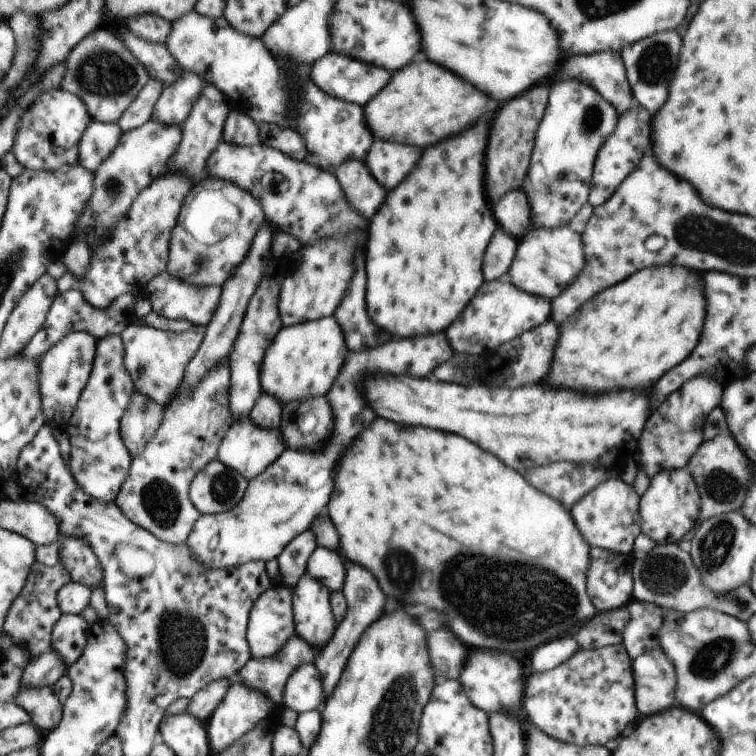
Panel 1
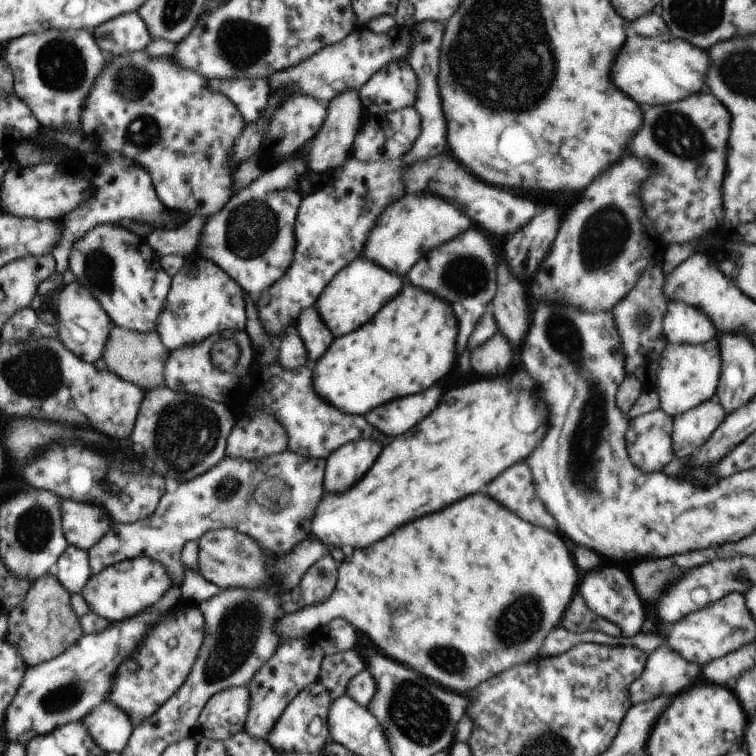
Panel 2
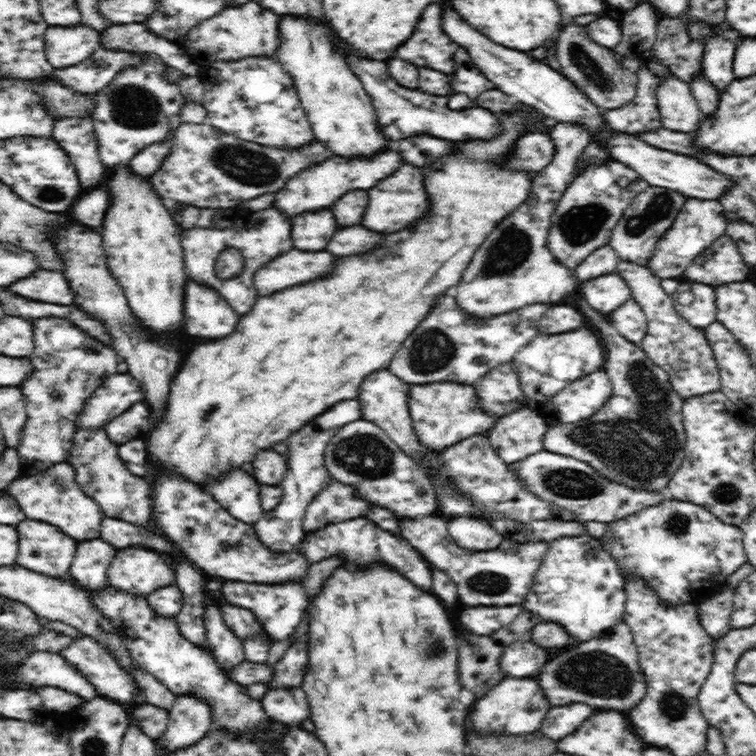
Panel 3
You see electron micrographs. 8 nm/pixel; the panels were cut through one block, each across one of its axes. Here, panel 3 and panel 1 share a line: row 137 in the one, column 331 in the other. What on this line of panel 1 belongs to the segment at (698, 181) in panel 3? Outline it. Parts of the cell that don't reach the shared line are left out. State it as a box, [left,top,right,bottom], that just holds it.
[292,572,335,650]

